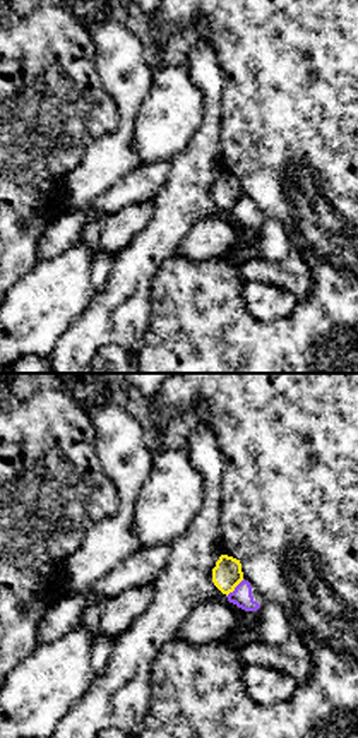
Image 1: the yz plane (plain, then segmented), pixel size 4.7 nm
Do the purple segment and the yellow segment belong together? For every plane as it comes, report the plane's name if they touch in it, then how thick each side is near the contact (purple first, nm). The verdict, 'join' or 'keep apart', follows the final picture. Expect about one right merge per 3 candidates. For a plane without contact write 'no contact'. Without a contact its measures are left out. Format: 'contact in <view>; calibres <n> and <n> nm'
contact in yz; calibres 100 and 140 nm

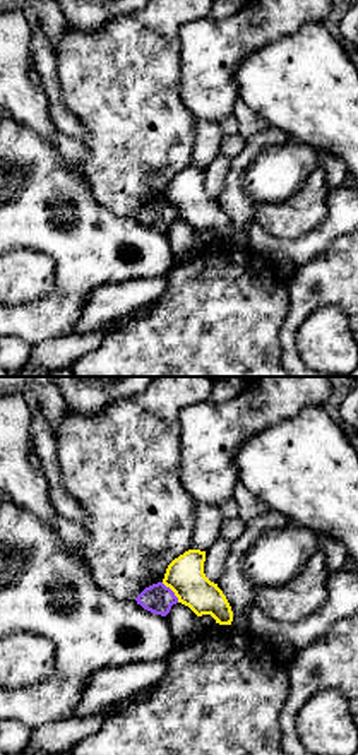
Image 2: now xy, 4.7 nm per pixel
contact in xy; calibres 140 and 180 nm

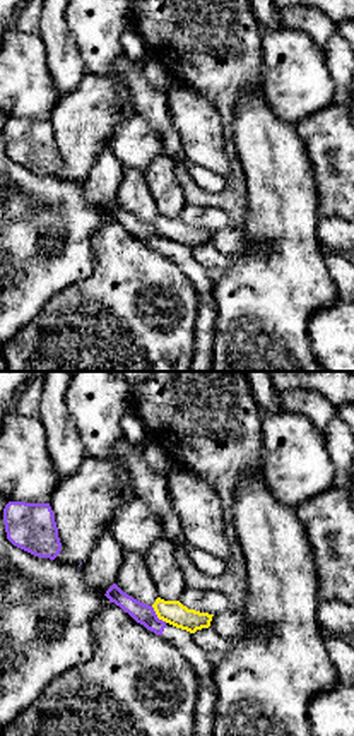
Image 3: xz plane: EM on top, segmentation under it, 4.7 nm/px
contact in xz; calibres 100 and 110 nm

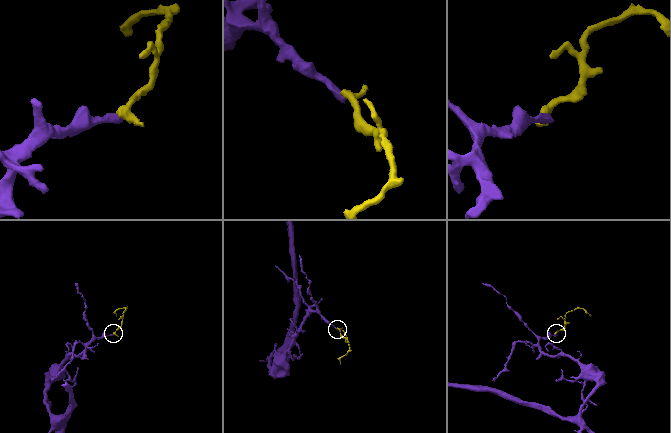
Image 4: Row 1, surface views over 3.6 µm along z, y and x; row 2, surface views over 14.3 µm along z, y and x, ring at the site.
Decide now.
keep apart

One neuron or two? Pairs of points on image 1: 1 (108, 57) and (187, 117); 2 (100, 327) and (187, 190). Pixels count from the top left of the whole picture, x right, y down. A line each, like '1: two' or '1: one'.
1: two
2: one

